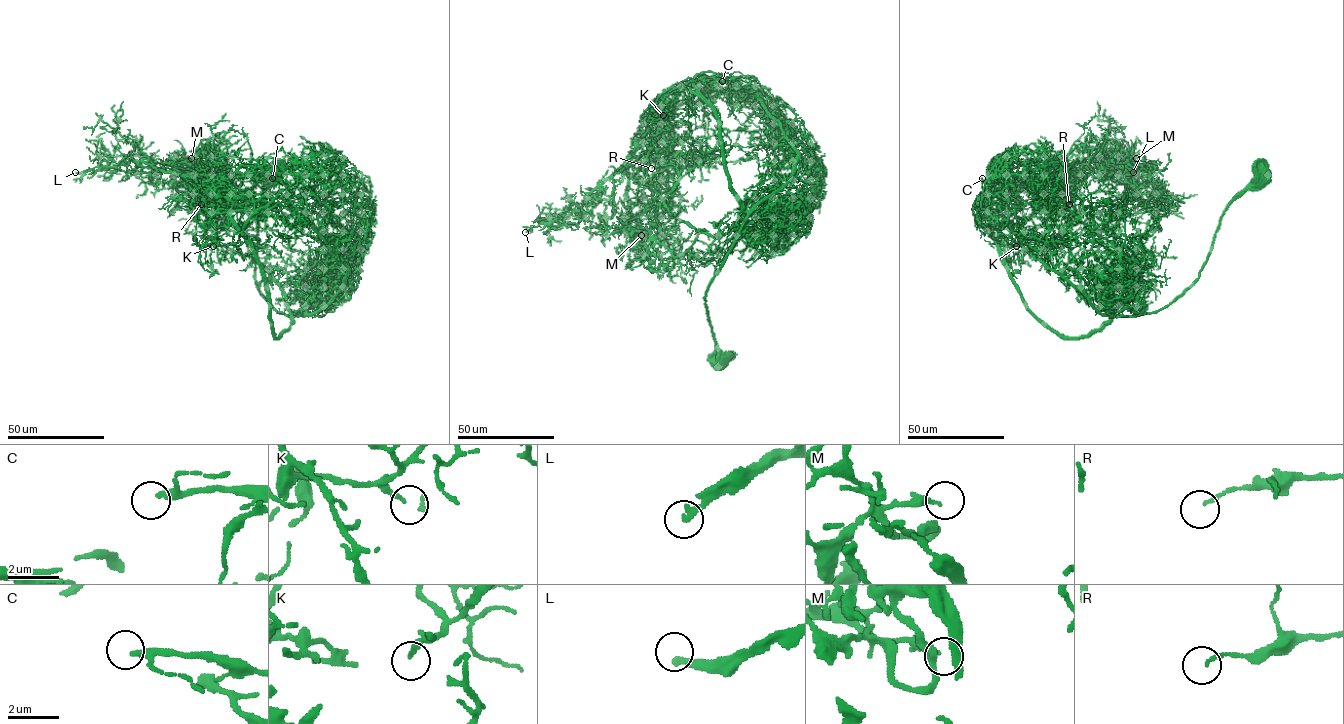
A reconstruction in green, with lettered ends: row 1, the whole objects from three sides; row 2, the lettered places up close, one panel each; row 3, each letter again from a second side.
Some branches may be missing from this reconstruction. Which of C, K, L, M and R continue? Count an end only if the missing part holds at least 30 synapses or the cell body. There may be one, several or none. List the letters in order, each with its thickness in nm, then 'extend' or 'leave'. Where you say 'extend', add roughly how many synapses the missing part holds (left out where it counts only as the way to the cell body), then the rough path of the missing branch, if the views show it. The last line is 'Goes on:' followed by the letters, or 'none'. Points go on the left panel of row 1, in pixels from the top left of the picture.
C: 220 nm thick; leave
K: 170 nm thick; leave
L: 280 nm thick; extend; about 90 synapses; missing branch runs (75, 172), (52, 177), (39, 185), (14, 180)
M: 140 nm thick; extend; about 50 synapses; missing branch runs (191, 158), (184, 151), (185, 144), (182, 143)
R: 130 nm thick; leave
Goes on: L, M

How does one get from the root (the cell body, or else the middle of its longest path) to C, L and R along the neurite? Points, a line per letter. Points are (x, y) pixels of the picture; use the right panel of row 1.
C: (1261, 175), (1224, 212), (1200, 275), (1168, 304), (1137, 315), (1104, 315), (1040, 263), (986, 211), (982, 178)
L: (1261, 175), (1200, 275), (1136, 315), (1134, 250), (1157, 215), (1130, 169), (1090, 170), (1133, 172)
R: (1261, 175), (1224, 212), (1200, 275), (1143, 314), (1125, 302), (1134, 259), (1080, 224), (1069, 204)

